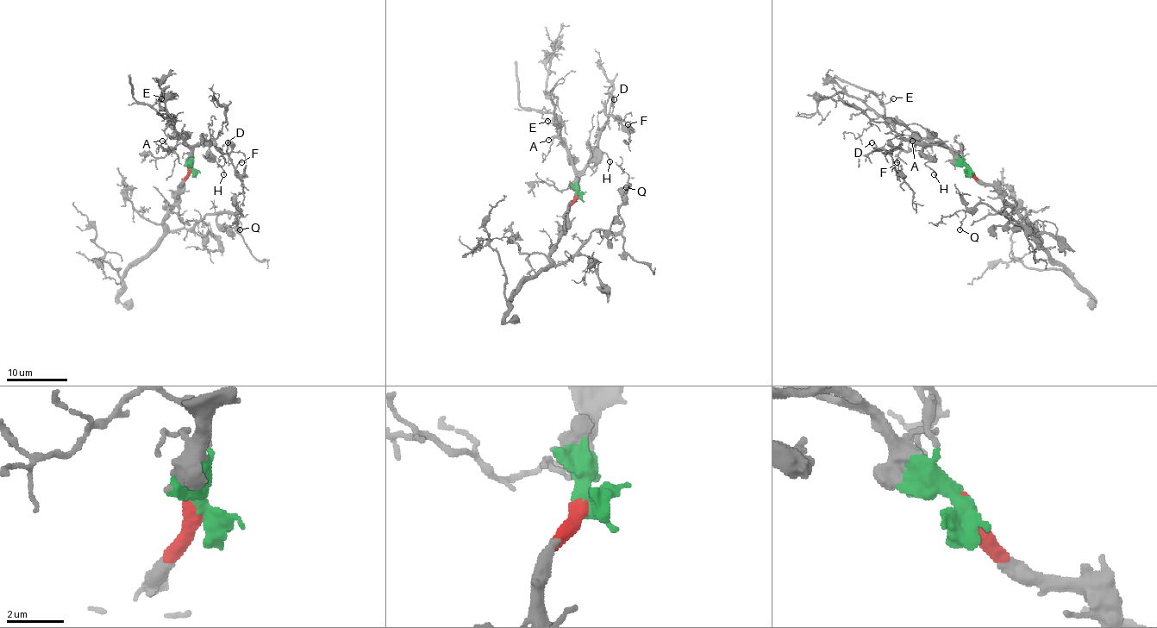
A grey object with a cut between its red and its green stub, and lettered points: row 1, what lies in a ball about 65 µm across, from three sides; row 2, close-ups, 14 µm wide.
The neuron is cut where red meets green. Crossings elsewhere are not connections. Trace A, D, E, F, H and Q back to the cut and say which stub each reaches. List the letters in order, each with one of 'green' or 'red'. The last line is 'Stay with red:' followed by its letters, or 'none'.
A: green
D: green
E: green
F: green
H: green
Q: red
Stay with red: Q

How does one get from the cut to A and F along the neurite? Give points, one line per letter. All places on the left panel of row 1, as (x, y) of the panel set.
A: (190, 169), (190, 151), (180, 139), (172, 151), (162, 140)
F: (190, 169), (192, 151), (198, 145), (209, 145), (213, 140), (234, 166), (242, 163)

